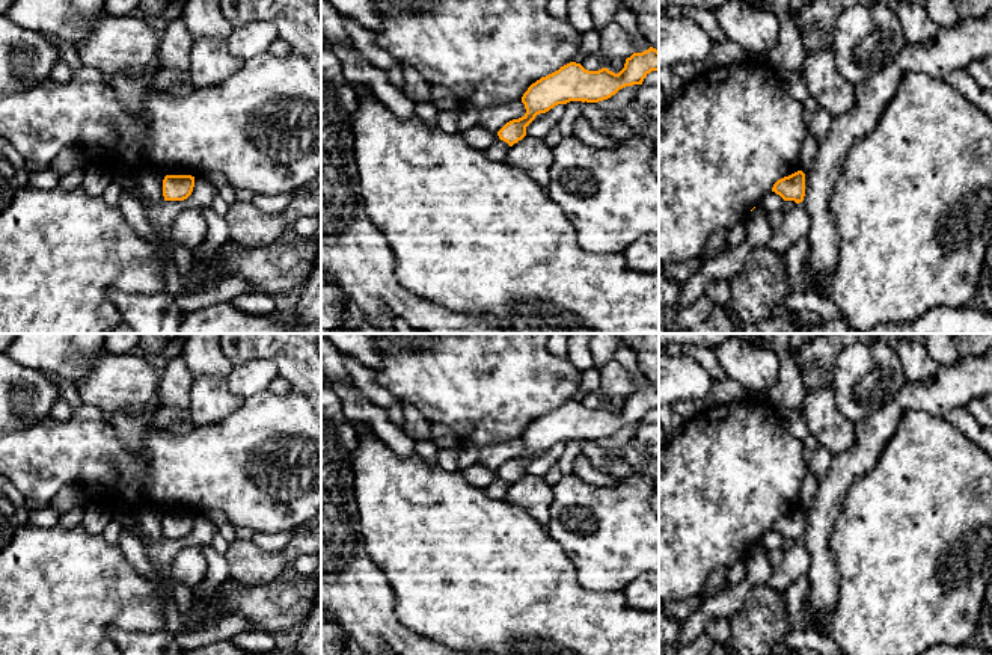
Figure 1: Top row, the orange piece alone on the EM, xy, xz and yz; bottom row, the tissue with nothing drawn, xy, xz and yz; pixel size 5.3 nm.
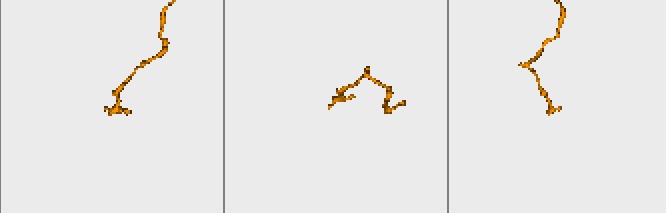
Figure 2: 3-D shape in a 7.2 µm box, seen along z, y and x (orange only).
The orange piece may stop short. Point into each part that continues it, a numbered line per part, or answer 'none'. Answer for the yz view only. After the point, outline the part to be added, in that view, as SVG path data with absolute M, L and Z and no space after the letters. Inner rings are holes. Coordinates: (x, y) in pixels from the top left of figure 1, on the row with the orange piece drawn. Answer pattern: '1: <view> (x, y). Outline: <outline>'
none

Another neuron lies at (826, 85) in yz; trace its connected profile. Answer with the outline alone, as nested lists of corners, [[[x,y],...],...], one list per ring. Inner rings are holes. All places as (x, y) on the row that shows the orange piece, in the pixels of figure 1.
[[[831,50],[807,54],[802,78],[810,95],[834,118],[853,109],[855,85],[838,71]]]

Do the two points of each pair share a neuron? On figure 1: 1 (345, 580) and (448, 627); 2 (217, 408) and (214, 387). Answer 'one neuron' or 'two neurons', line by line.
1: two neurons
2: one neuron

